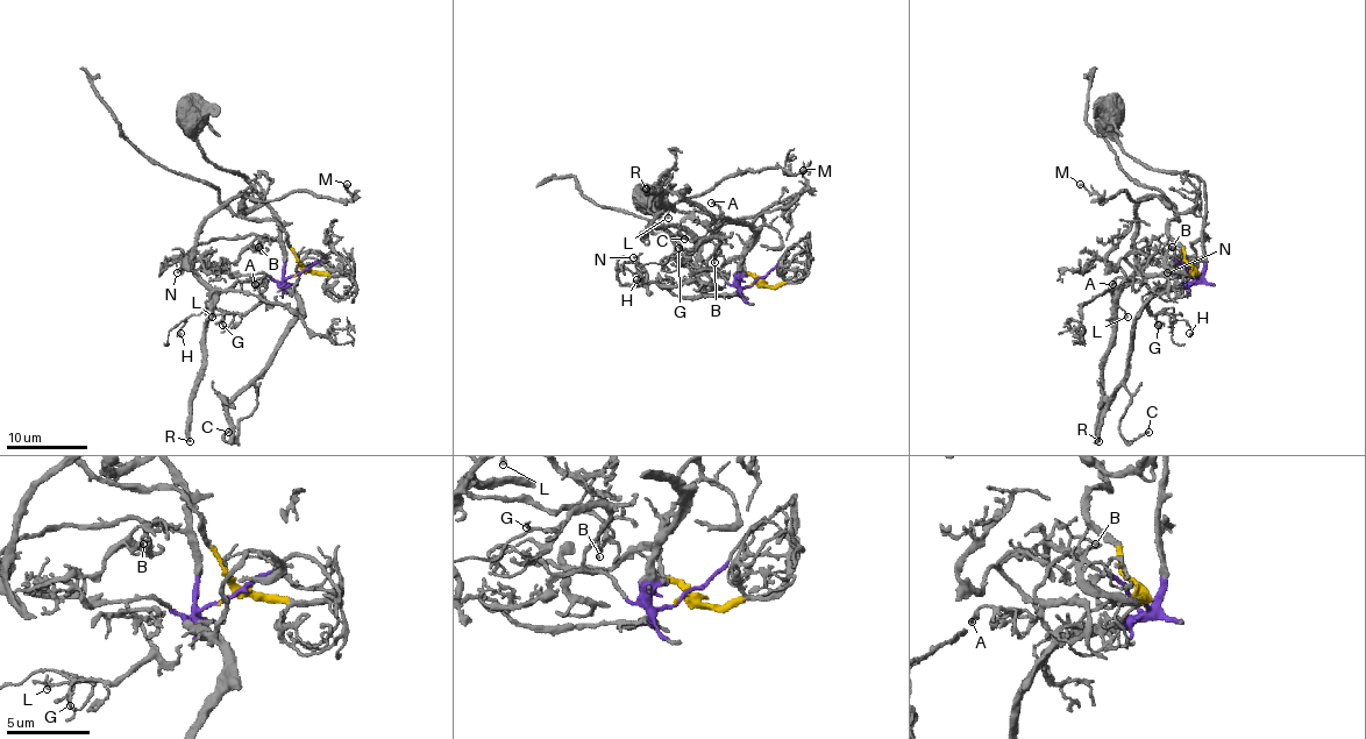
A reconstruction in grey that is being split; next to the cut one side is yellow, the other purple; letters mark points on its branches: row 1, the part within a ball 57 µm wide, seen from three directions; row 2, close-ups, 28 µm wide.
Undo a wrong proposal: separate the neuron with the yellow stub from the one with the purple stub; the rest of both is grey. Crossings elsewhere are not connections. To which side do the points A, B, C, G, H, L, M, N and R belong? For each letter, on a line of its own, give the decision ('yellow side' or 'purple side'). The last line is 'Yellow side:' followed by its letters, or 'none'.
A: yellow side
B: yellow side
C: purple side
G: purple side
H: purple side
L: yellow side
M: yellow side
N: purple side
R: yellow side
Yellow side: A, B, L, M, R

